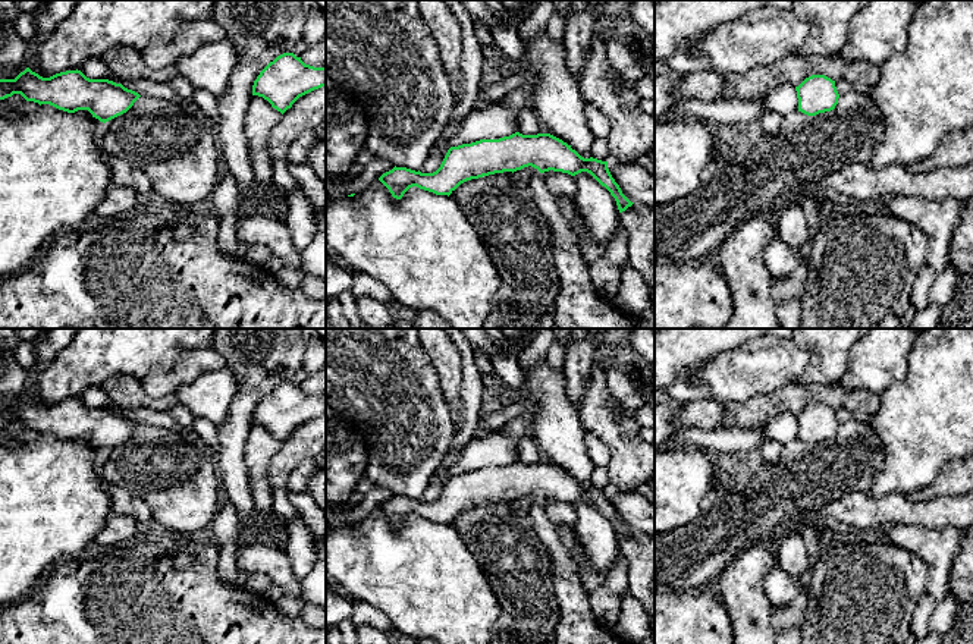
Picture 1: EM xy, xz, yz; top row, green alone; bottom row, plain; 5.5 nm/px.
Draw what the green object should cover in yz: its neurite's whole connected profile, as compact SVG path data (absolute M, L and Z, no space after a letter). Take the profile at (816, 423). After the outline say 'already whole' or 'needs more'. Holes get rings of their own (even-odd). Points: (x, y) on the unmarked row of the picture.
M812 403L795 415L798 440L807 444L831 440L838 433L839 422L835 409L825 403Z; already whole

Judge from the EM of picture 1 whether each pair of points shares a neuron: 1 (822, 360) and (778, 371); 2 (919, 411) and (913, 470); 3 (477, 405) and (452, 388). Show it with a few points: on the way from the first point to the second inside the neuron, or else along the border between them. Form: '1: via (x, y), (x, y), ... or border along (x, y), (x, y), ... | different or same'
1: border along (796, 344), (807, 355), (807, 366), (794, 380) | different
2: via (919, 426), (919, 437), (913, 455) | same
3: border along (460, 358), (461, 424), (457, 427) | different

